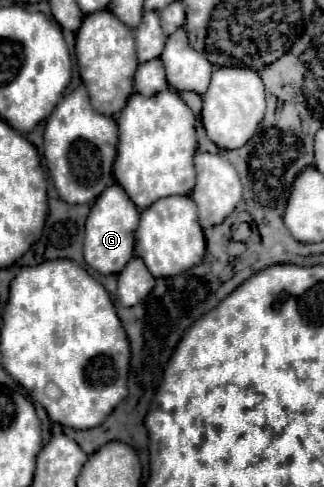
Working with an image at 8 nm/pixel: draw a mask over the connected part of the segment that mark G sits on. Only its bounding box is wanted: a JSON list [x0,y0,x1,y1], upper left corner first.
[84,183,140,275]

